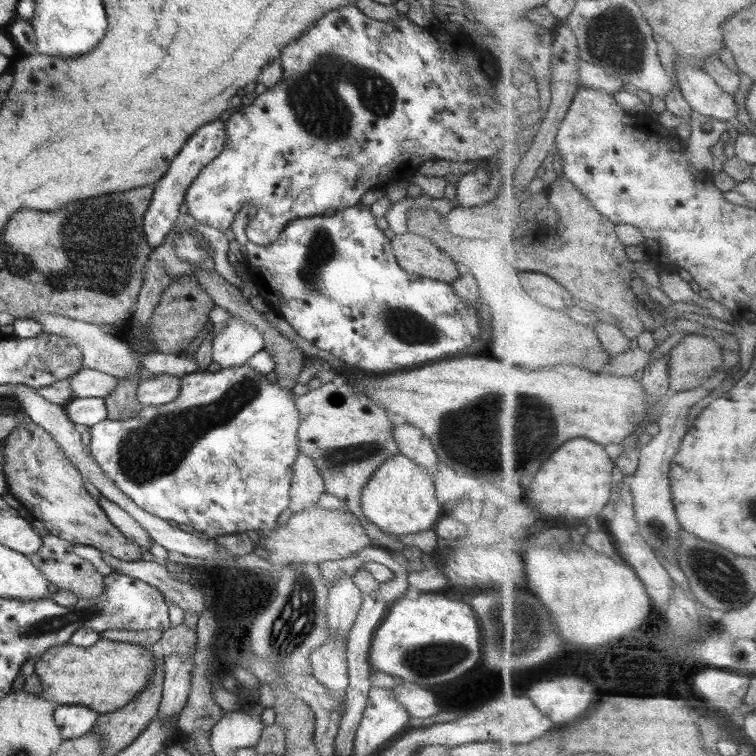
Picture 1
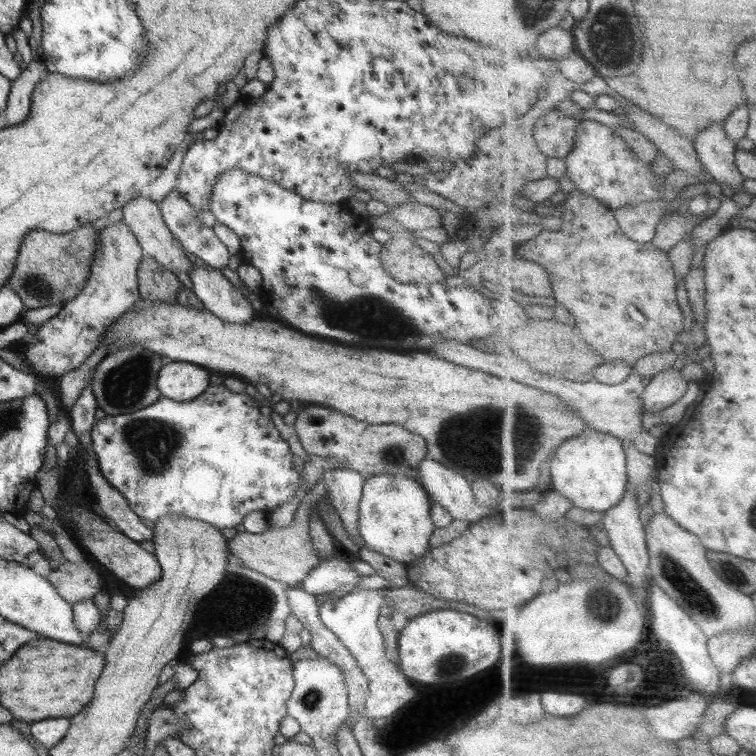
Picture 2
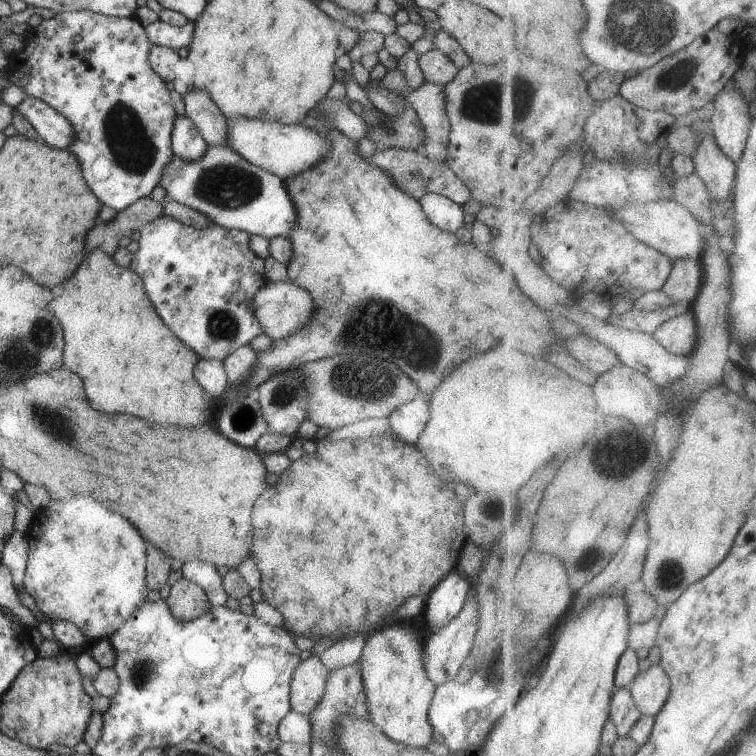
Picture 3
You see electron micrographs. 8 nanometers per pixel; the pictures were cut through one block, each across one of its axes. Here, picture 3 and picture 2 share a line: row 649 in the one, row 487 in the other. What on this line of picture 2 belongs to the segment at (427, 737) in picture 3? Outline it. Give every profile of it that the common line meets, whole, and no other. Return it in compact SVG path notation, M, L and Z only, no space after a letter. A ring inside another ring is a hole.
M380 474L366 478L362 486L358 518L358 531L365 540L366 547L380 552L396 562L401 562L405 566L418 562L429 551L430 536L436 528L431 519L431 503L426 489L418 481L408 478L408 476Z

